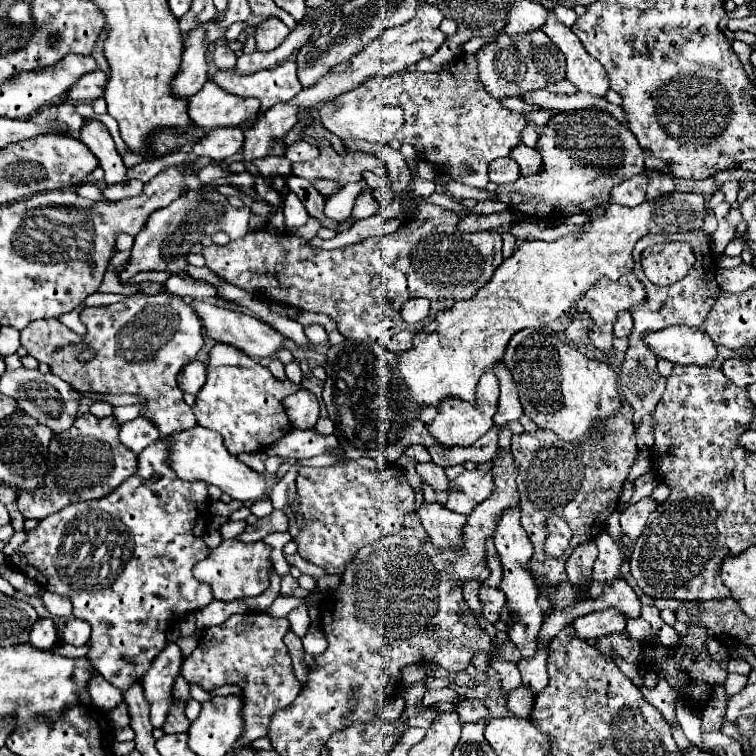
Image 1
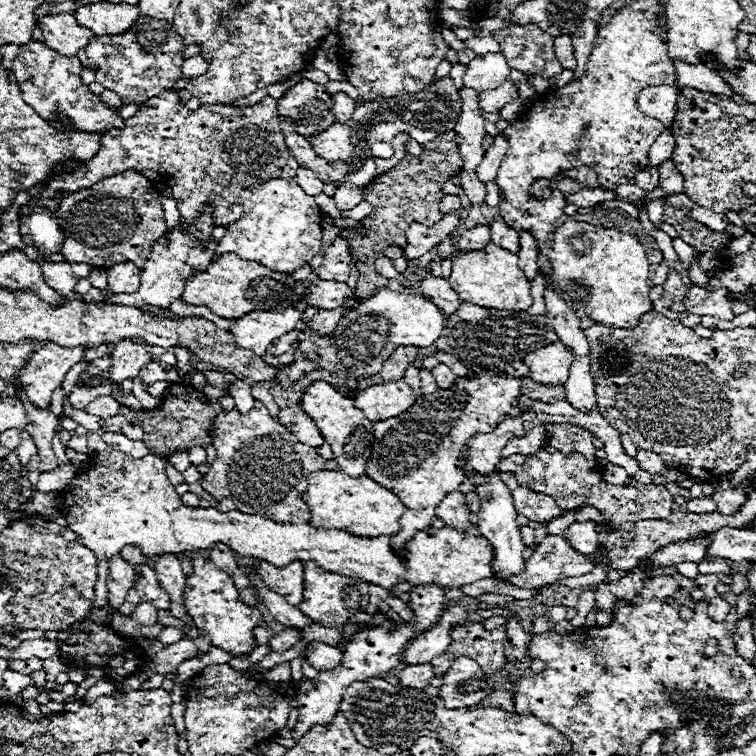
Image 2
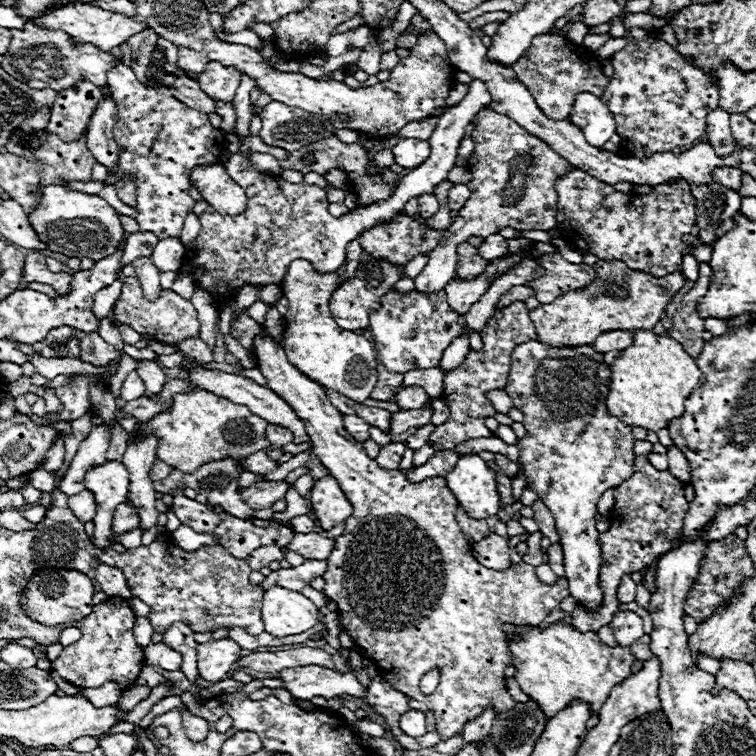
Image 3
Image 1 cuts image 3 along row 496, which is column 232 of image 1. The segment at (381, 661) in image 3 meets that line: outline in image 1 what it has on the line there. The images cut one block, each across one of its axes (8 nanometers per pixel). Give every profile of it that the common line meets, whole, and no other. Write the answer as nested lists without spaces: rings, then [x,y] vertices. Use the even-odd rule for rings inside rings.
[[[214,344],[208,360],[208,378],[196,394],[192,412],[200,426],[216,430],[224,438],[224,446],[230,454],[256,452],[272,446],[292,430],[290,418],[284,410],[284,398],[300,388],[302,384],[276,380],[268,368],[260,366],[240,350],[234,350],[234,346]]]

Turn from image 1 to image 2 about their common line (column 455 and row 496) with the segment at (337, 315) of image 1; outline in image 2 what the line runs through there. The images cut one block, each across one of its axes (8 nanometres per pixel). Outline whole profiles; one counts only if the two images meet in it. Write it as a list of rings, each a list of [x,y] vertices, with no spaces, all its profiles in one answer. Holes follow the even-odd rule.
[[[260,400],[248,414],[240,414],[236,408],[222,410],[212,420],[212,430],[216,430],[212,436],[216,460],[202,476],[200,486],[216,502],[232,498],[236,508],[246,514],[266,516],[282,524],[310,524],[310,508],[302,494],[308,488],[308,474],[324,470],[326,464],[314,448],[300,444],[286,426],[268,414]]]

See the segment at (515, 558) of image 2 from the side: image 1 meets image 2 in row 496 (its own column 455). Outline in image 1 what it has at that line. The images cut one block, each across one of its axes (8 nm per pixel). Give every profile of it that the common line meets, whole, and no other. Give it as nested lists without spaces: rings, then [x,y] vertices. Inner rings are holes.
[[[466,470],[450,482],[446,508],[458,514],[470,514],[476,504],[484,502],[494,490],[492,474],[480,470]]]

